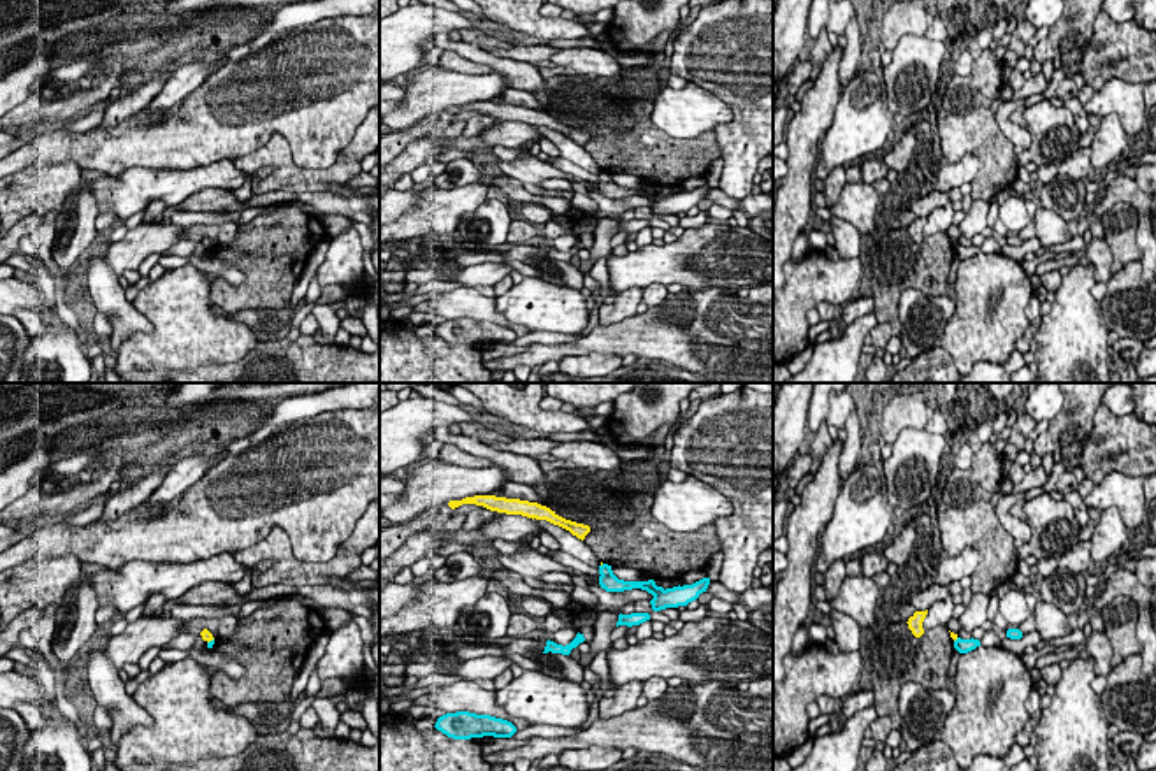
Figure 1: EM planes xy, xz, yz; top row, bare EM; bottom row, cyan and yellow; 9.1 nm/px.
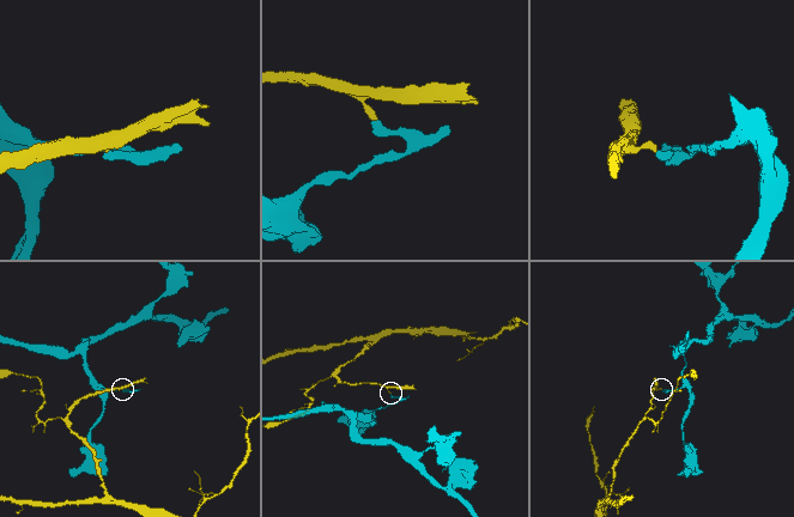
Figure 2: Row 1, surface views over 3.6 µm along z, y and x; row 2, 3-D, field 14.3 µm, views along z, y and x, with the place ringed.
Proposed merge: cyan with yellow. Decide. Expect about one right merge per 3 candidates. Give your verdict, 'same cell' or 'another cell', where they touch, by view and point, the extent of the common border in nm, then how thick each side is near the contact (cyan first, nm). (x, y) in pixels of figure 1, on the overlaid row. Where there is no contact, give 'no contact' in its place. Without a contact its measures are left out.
another cell; contact xy (209, 641); length 80 nm; calibres 60 and 90 nm

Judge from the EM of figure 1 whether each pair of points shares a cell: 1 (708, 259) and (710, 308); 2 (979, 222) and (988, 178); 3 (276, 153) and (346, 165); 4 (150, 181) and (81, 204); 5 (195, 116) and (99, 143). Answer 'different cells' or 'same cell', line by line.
1: different cells
2: different cells
3: same cell
4: different cells
5: same cell

